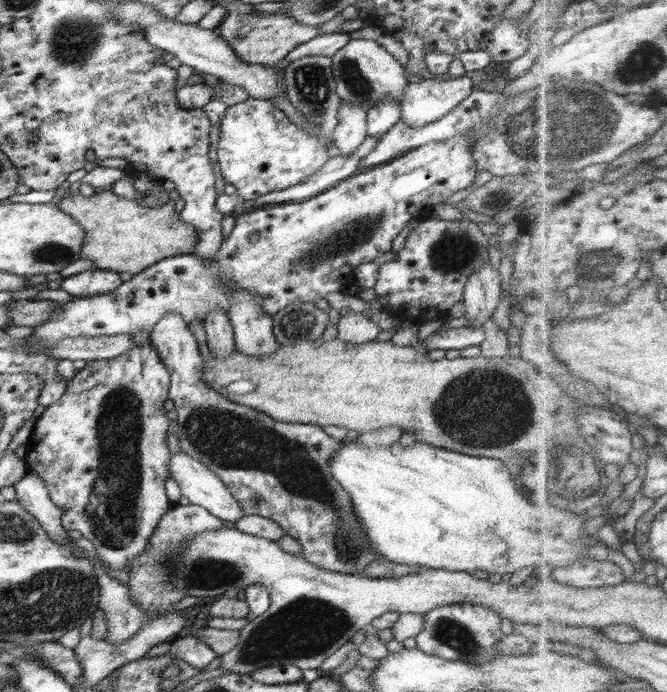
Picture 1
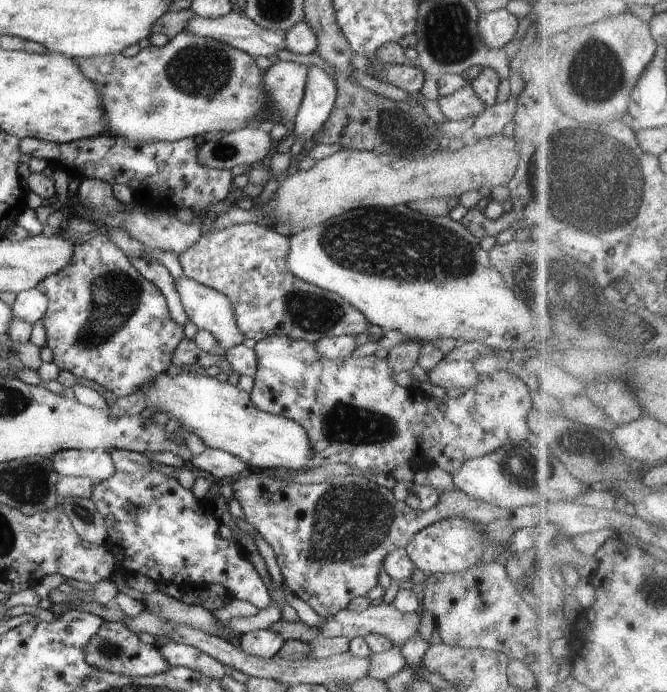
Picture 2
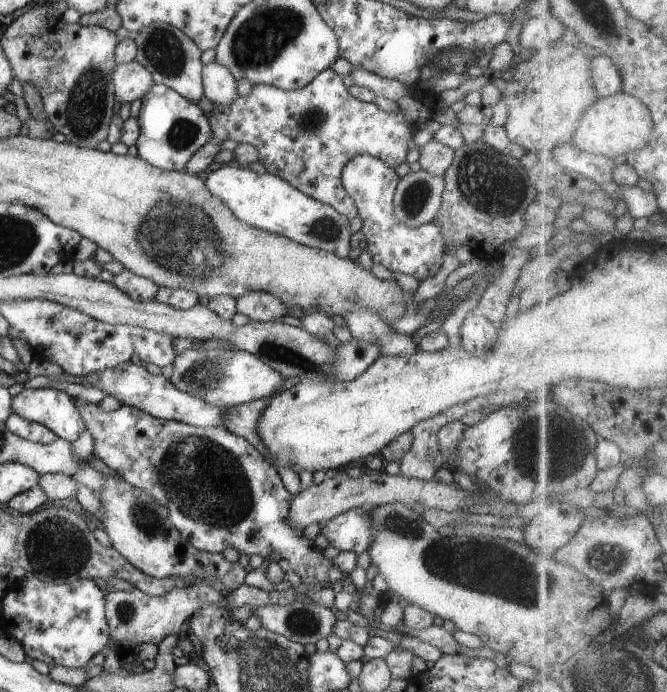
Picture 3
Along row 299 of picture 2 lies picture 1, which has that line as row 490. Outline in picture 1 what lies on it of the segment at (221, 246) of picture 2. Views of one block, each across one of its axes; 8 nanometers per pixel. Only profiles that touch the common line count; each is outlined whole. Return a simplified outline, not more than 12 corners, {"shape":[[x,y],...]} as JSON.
{"shape":[[180,313],[149,335],[180,449],[324,570],[379,560],[339,441],[202,380]]}

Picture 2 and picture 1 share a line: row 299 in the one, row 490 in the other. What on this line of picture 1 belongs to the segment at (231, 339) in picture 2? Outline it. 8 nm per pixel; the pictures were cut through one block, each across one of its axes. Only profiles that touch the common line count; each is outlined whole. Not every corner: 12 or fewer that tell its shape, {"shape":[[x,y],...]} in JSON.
{"shape":[[184,451],[169,479],[191,504],[221,521],[245,516],[218,476]]}

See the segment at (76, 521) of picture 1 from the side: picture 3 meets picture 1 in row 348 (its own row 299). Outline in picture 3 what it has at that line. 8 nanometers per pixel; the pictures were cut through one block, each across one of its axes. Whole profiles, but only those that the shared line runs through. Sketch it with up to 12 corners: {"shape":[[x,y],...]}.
{"shape":[[126,268],[111,283],[138,303],[154,301],[161,289]]}

